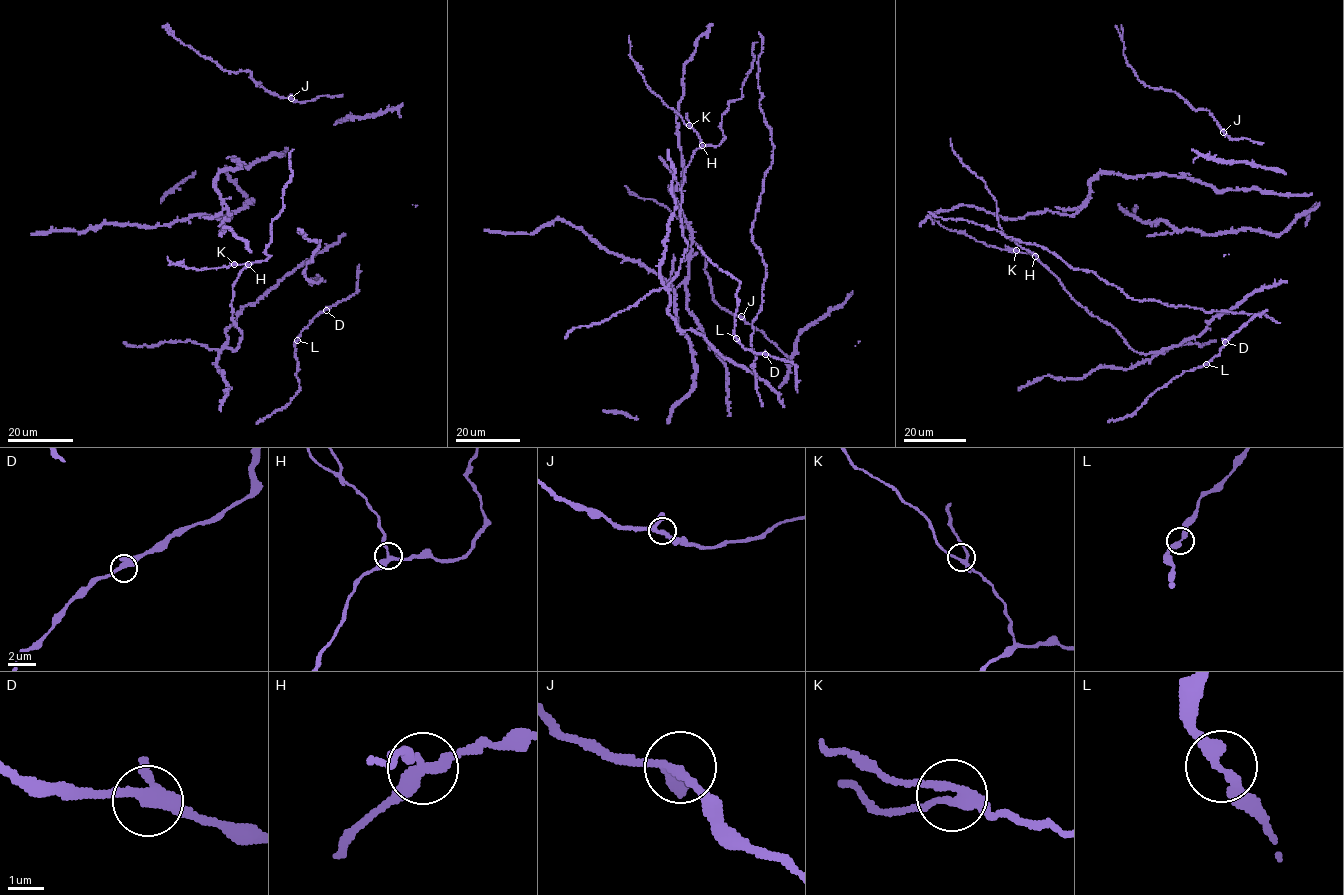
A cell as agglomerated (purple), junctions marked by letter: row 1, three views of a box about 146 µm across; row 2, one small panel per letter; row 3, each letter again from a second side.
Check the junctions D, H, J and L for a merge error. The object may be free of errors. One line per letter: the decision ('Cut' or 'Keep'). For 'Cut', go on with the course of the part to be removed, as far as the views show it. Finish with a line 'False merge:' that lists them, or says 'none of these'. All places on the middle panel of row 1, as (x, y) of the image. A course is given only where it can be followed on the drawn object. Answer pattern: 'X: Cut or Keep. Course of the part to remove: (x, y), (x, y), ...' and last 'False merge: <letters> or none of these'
D: Keep
H: Cut. Course of the part to remove: (702, 145), (699, 136), (647, 86), (629, 54), (628, 35)
J: Keep
L: Keep
False merge: H

